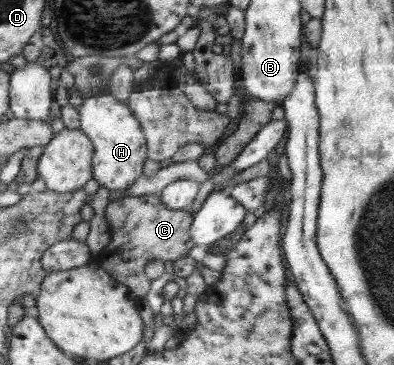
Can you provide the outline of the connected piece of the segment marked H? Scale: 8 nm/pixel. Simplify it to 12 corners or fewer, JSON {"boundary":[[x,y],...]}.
{"boundary":[[83,99],[95,178],[123,192],[143,175],[147,138],[127,102]]}

